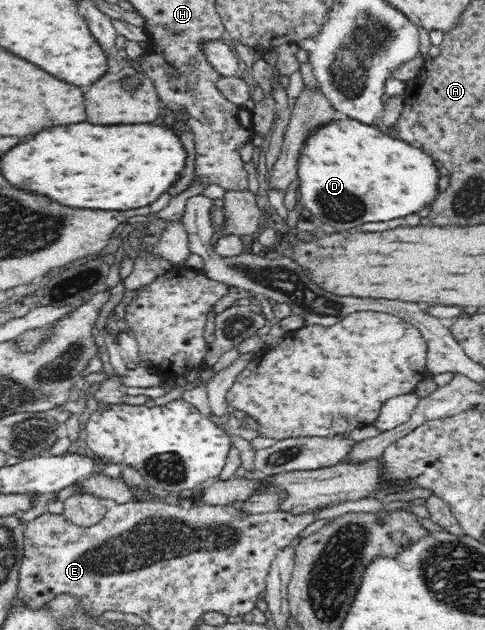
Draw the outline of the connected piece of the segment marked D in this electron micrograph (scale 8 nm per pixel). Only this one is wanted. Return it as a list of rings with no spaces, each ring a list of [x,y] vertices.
[[[353,119],[334,120],[316,128],[303,143],[298,160],[299,202],[335,230],[349,230],[371,220],[383,222],[407,216],[426,204],[431,205],[437,196],[441,196],[437,192],[437,182],[441,177],[437,171],[435,160],[407,141],[383,134],[373,125]]]

